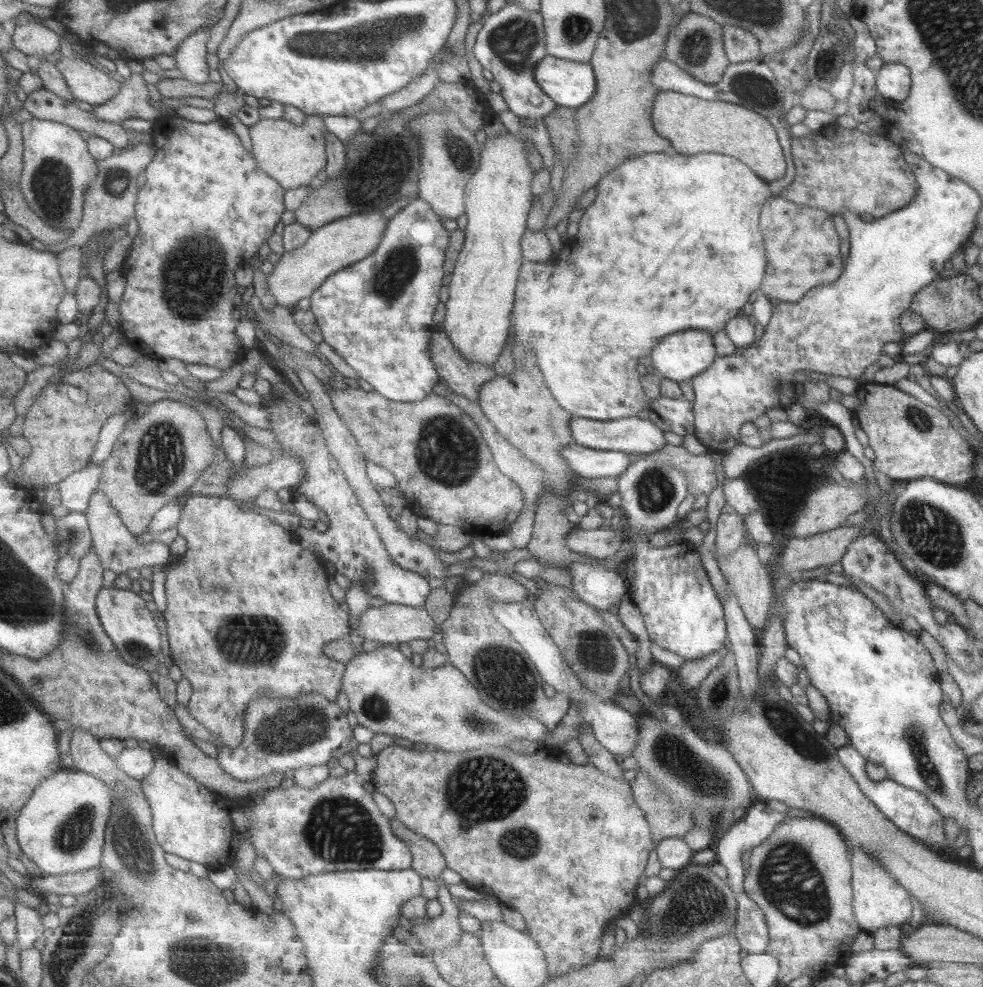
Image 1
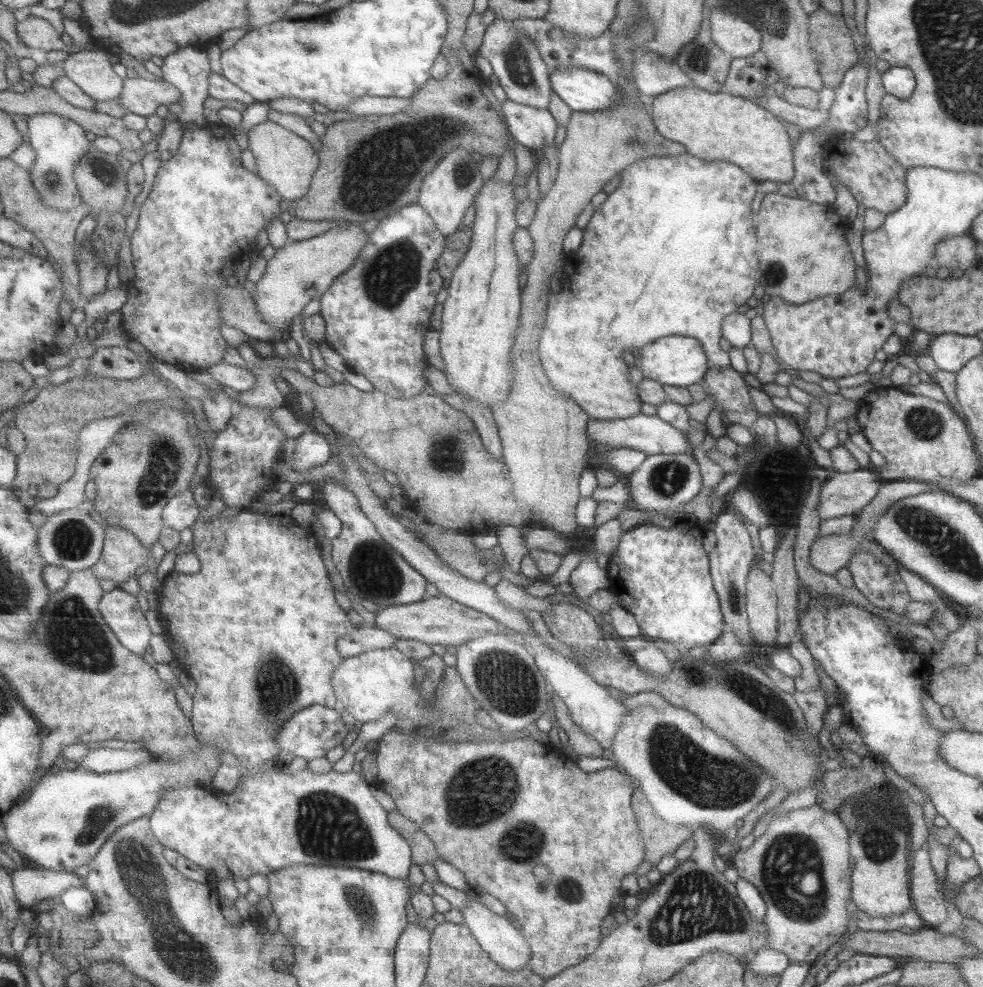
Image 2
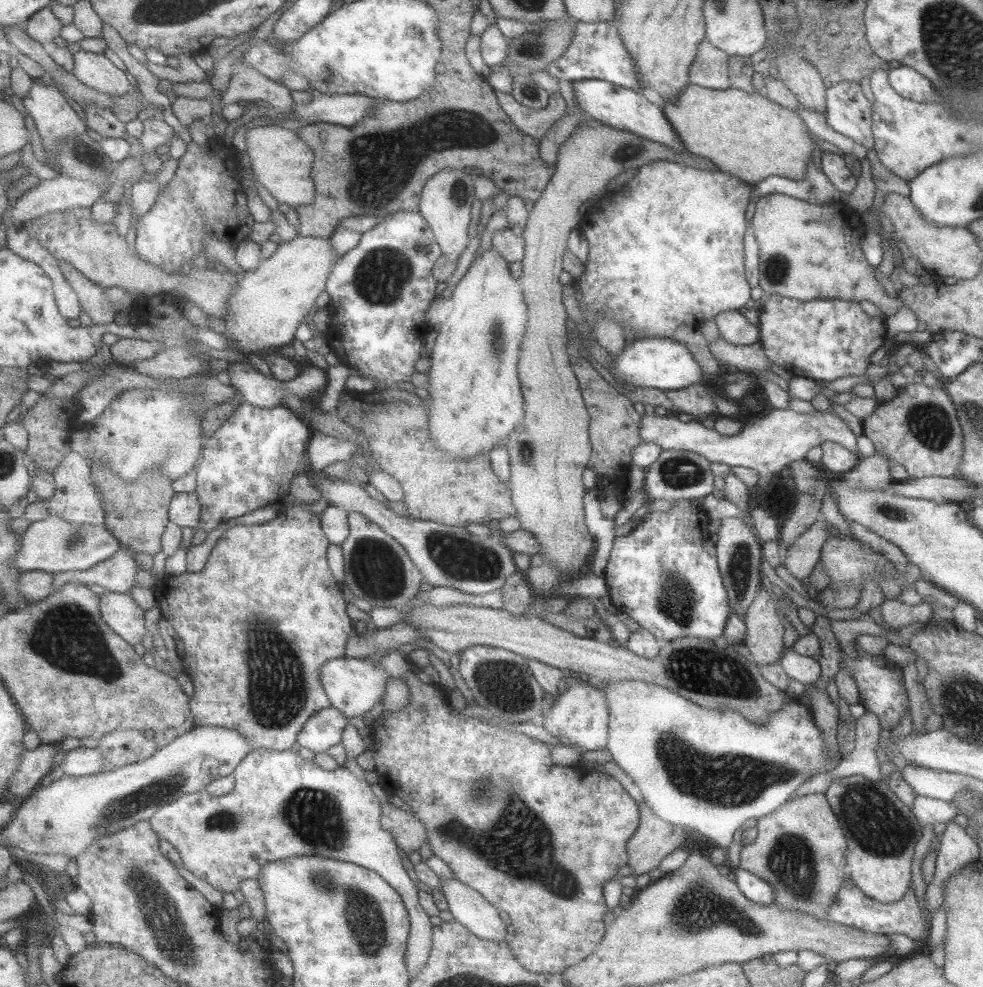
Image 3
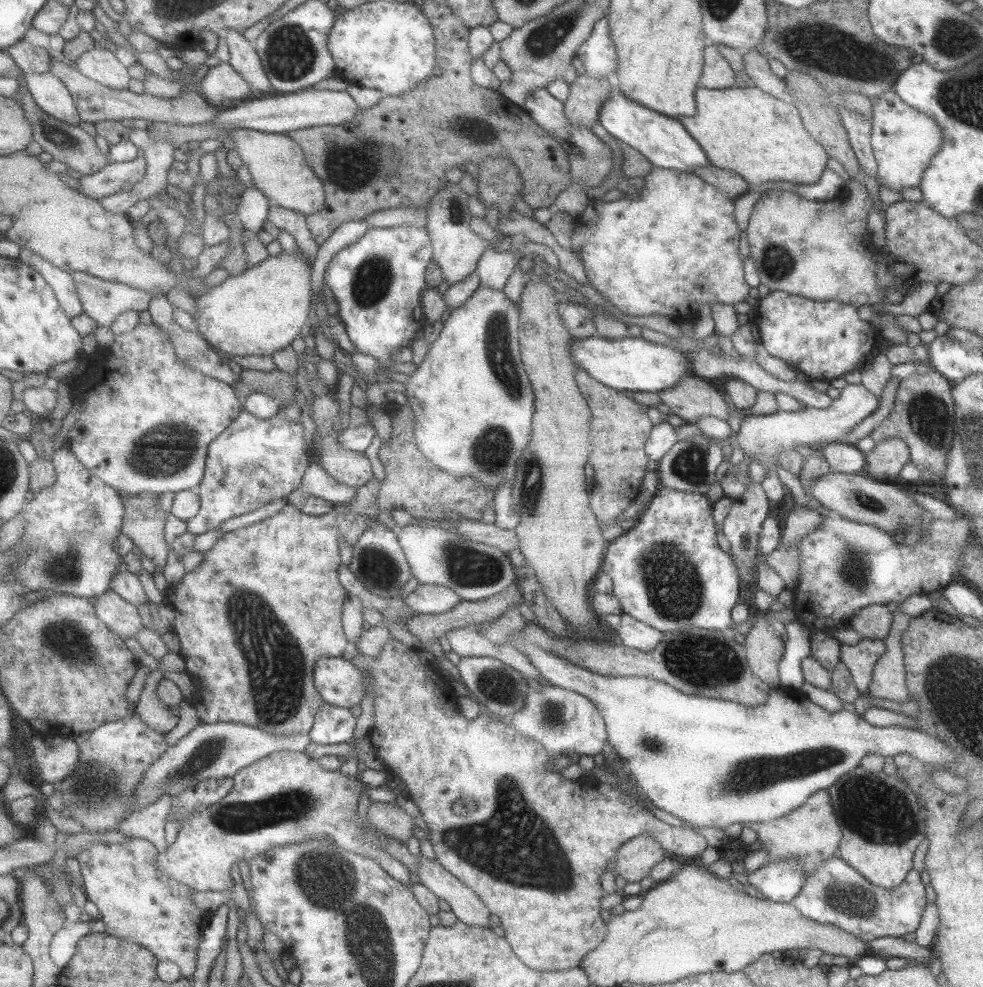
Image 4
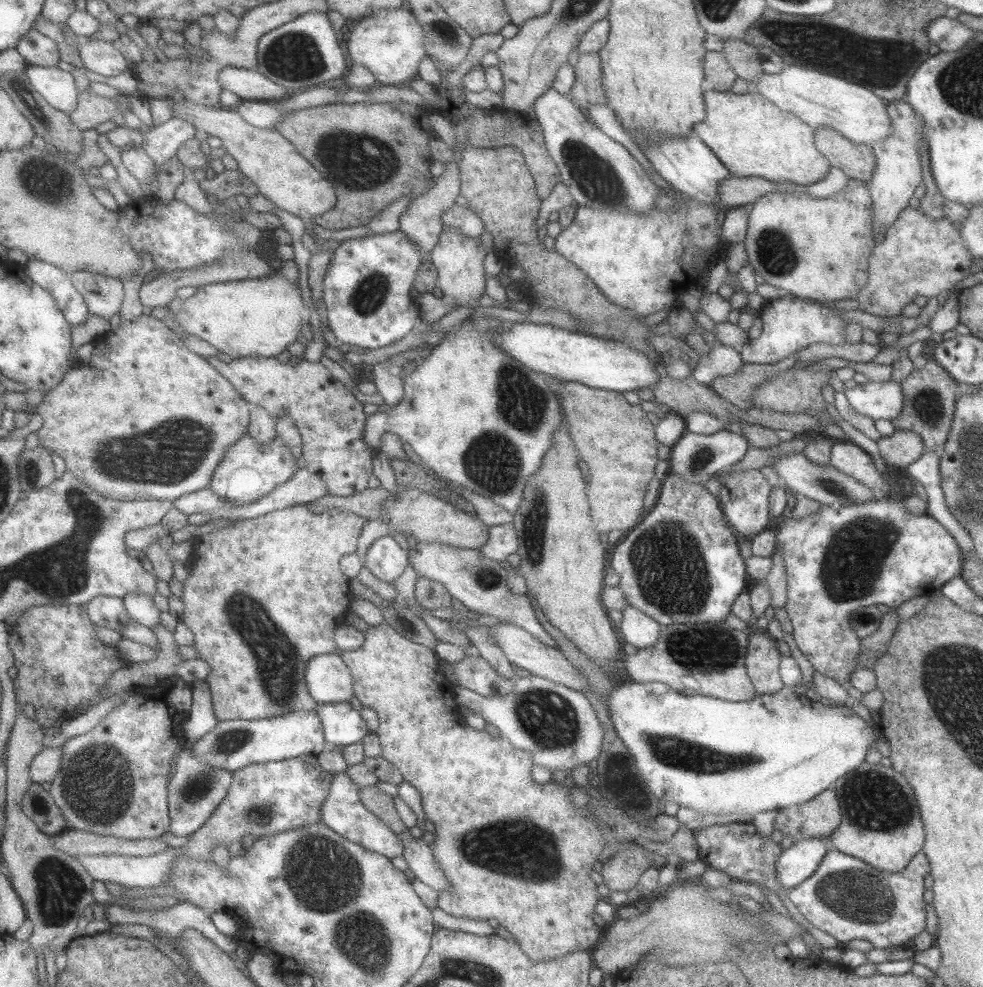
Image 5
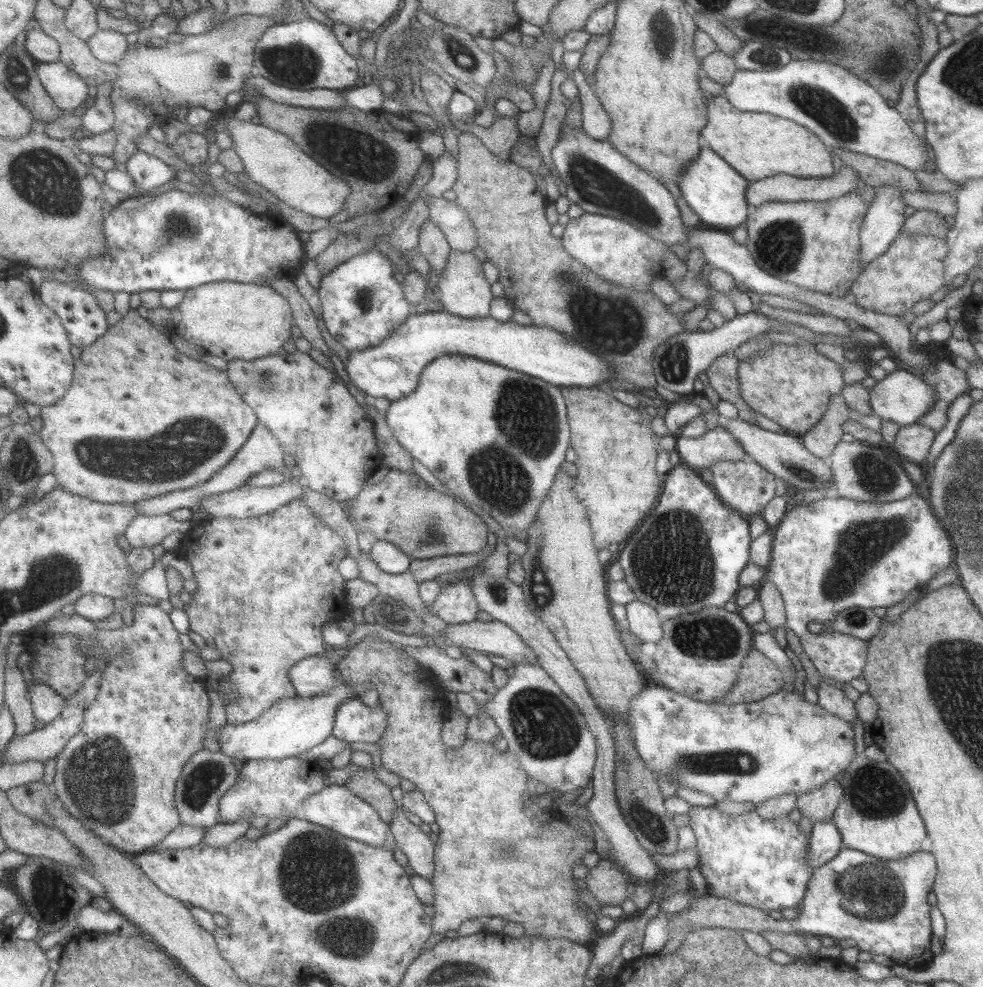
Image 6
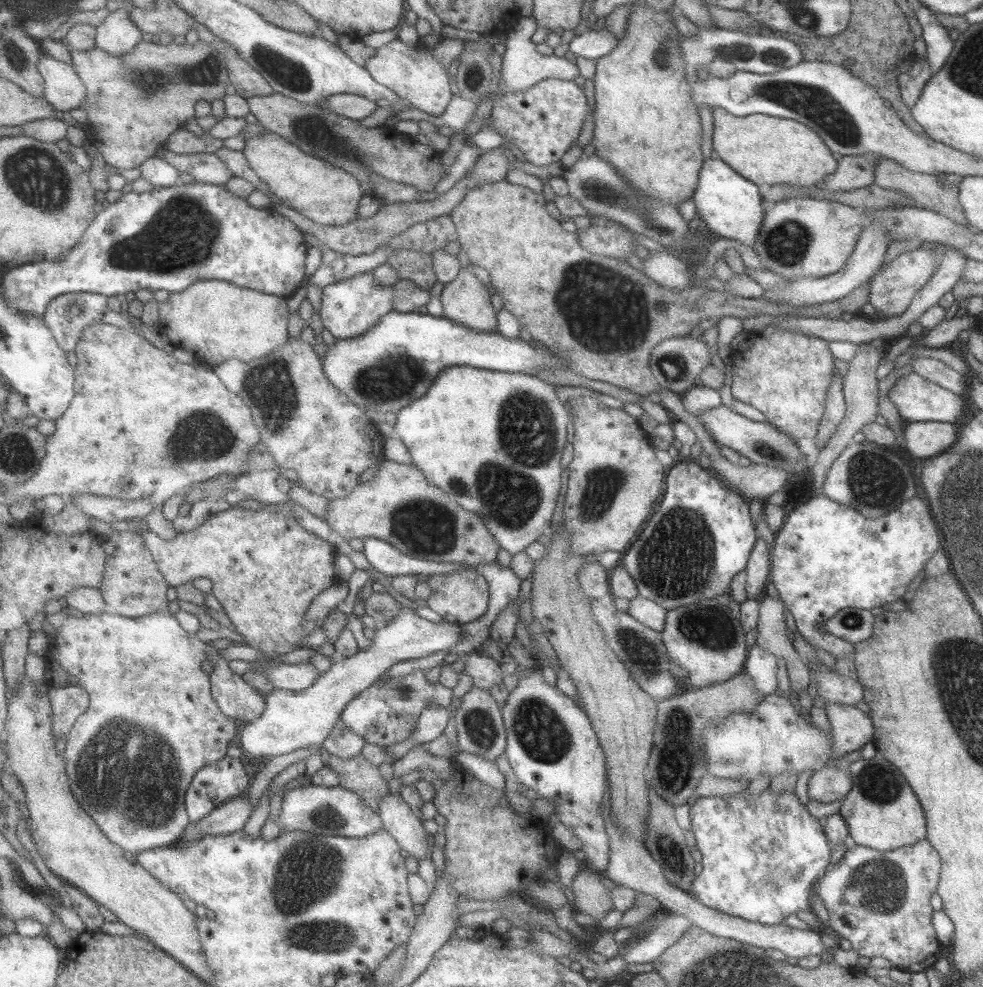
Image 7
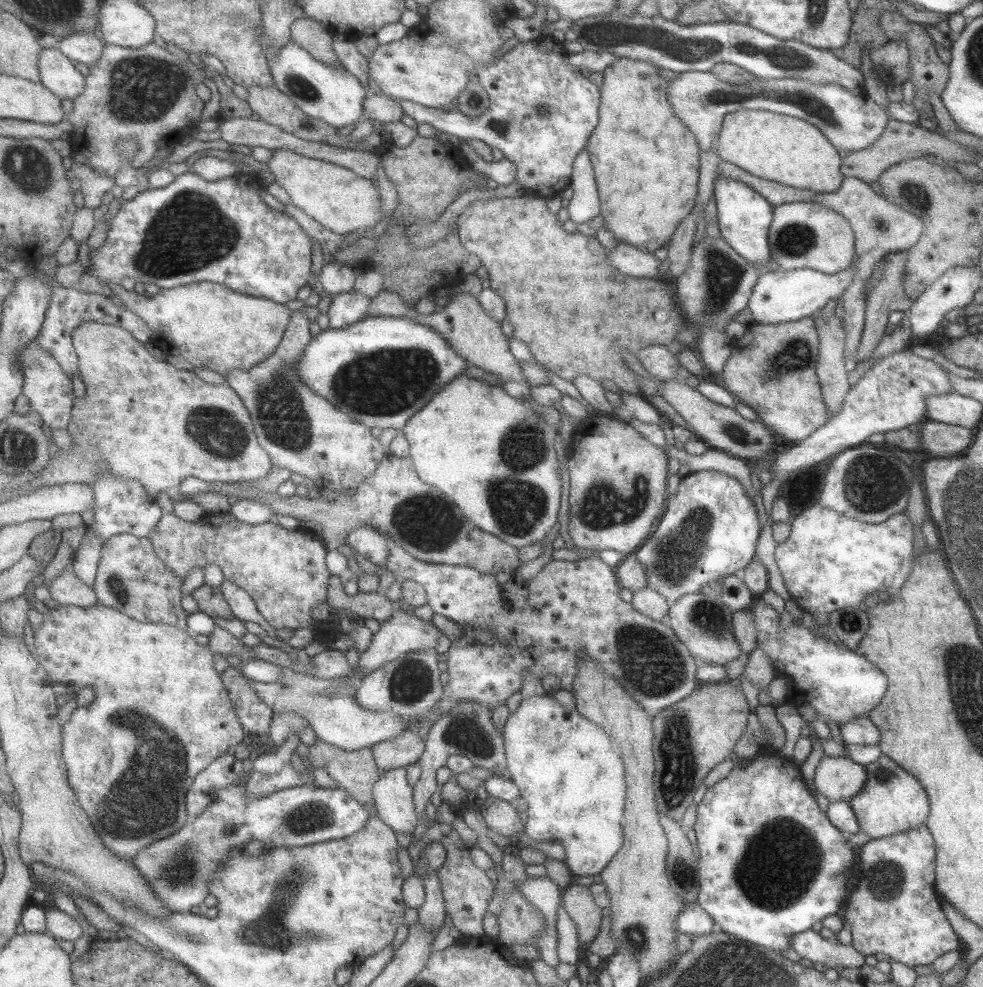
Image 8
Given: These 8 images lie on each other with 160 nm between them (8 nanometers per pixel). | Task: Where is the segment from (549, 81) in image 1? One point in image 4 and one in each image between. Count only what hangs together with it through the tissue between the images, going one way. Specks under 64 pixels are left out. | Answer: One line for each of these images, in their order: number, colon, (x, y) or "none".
2: (582, 90)
3: (620, 108)
4: (663, 141)

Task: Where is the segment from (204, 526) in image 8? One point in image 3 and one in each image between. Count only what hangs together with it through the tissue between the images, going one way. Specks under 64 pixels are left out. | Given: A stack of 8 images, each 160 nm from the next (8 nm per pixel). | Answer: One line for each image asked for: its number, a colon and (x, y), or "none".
3: (258, 623)
4: (255, 661)
5: (290, 560)
6: (266, 585)
7: (267, 570)

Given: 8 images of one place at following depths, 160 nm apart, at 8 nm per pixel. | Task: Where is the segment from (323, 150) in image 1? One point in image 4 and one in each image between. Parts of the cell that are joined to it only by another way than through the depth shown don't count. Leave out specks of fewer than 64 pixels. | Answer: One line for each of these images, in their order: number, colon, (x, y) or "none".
2: (287, 161)
3: (282, 161)
4: (278, 164)

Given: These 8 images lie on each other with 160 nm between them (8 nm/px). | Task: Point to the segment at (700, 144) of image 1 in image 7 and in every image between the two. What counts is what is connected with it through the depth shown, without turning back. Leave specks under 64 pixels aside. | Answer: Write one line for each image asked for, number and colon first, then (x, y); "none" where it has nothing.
2: (719, 126)
3: (746, 135)
4: (761, 138)
5: (750, 136)
6: (755, 144)
7: (764, 150)

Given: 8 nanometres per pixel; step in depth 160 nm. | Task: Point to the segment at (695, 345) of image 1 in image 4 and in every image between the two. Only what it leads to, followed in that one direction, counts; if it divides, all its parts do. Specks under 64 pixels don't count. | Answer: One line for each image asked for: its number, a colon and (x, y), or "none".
2: (675, 360)
3: (652, 362)
4: (632, 363)

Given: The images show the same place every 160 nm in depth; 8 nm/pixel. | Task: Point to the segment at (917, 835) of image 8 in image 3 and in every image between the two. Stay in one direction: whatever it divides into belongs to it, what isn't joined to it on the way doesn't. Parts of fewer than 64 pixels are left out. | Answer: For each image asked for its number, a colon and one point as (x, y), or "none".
3: (850, 907)
4: (835, 894)
5: (846, 898)
6: (881, 905)
7: (879, 901)

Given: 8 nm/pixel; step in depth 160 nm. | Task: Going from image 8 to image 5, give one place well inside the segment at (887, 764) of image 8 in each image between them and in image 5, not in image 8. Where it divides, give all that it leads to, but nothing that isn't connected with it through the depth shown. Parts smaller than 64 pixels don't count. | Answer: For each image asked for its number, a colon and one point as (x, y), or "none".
5: (880, 824)
6: (877, 815)
7: (880, 811)

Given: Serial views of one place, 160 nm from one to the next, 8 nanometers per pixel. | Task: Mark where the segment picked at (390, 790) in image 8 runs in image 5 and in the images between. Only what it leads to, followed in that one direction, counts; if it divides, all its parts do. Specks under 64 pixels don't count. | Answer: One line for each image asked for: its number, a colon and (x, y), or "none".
5: (425, 868)
6: (419, 849)
7: (398, 819)

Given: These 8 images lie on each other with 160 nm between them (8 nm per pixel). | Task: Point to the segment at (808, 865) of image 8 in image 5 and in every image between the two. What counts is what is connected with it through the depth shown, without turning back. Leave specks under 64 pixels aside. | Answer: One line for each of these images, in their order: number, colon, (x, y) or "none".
5: (735, 848)
6: (761, 863)
7: (760, 854)

